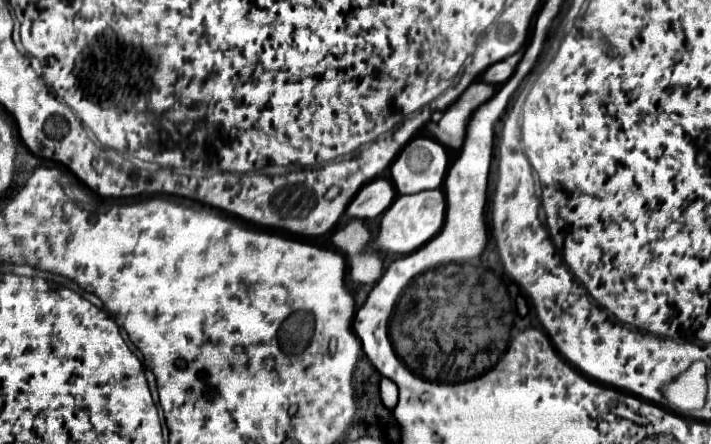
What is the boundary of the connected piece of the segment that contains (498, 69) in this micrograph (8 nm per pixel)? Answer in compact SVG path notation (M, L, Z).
M517 52L517 54L509 56L509 58L505 58L503 62L497 62L493 66L489 66L481 76L483 82L487 82L487 84L503 84L503 82L507 82L511 78L517 62L521 60L521 56L523 56L523 52Z

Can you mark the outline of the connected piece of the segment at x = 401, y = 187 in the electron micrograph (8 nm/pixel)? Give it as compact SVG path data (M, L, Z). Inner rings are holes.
M413 138L391 164L397 194L417 194L441 188L447 172L447 154L433 138Z

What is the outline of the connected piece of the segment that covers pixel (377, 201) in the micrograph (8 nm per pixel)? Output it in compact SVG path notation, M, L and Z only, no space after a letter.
M375 178L357 192L357 196L347 206L347 214L351 218L373 220L379 214L383 214L393 200L395 200L393 184L385 178Z

